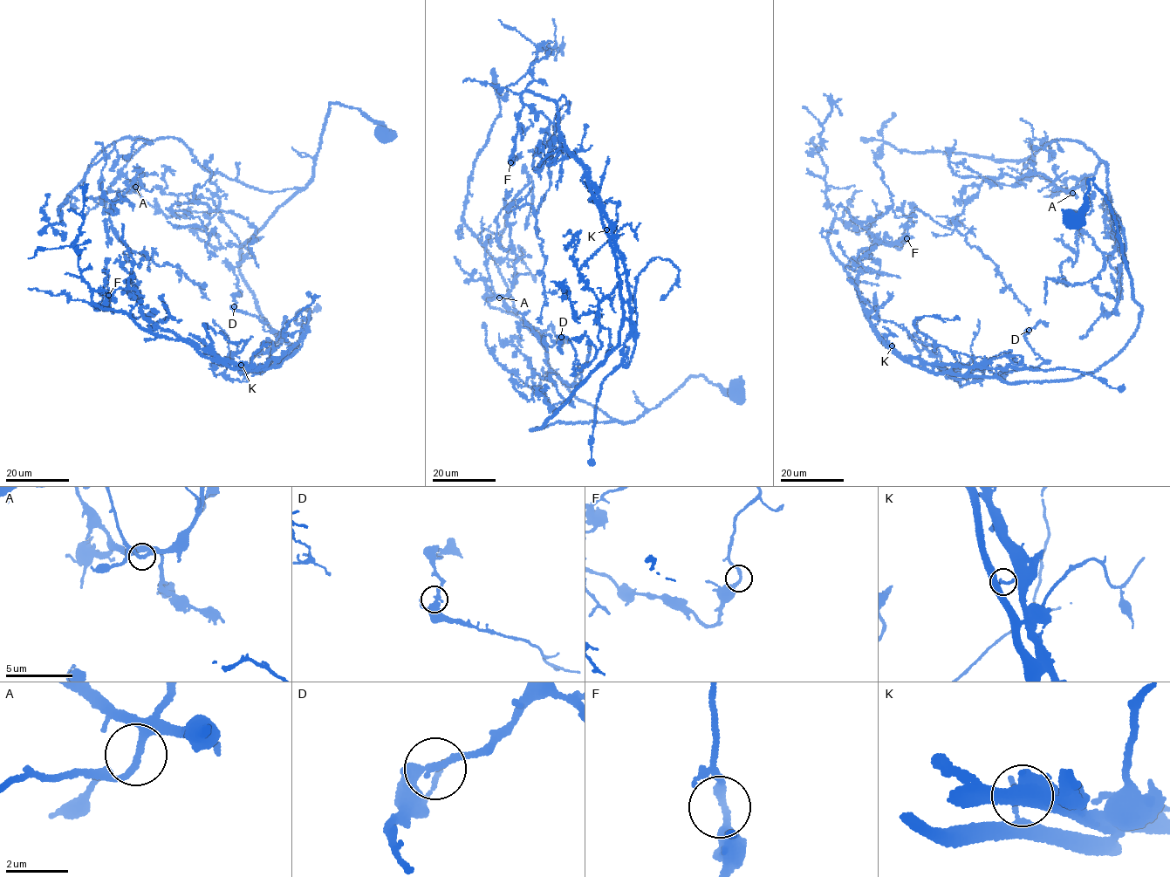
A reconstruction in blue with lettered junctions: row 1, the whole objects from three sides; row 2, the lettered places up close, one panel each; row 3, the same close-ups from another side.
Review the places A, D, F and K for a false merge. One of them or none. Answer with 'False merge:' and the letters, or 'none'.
False merge: K

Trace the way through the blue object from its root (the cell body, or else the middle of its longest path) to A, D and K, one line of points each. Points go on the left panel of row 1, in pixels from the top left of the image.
A: (385, 136), (331, 103), (312, 180), (272, 192), (158, 138), (121, 168), (135, 187)
D: (385, 136), (331, 103), (312, 180), (242, 245), (241, 274), (292, 354), (267, 368), (280, 333), (234, 306)
K: (385, 136), (359, 110), (330, 104), (312, 180), (240, 256), (269, 327), (297, 345), (276, 367), (241, 365)

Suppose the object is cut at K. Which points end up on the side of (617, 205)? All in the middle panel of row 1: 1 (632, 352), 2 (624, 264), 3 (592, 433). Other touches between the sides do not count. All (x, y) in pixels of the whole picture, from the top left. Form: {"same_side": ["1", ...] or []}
{"same_side": ["1"]}

